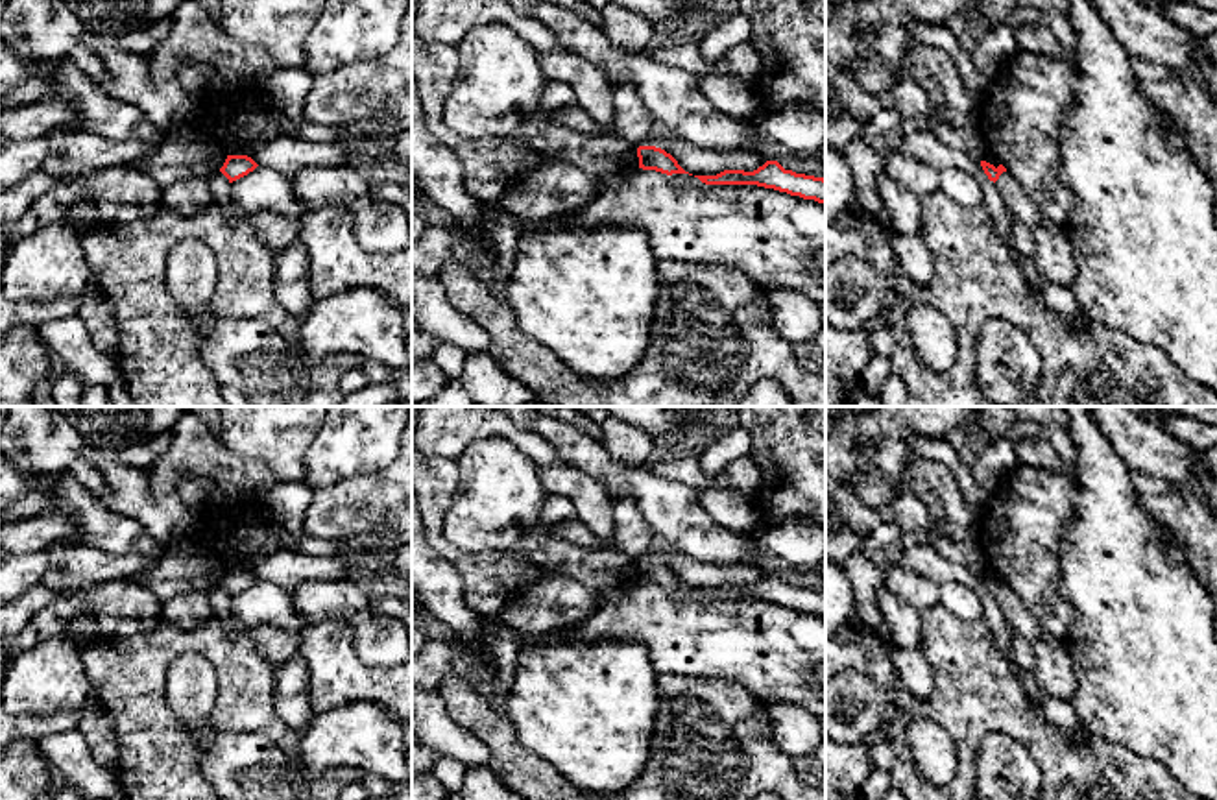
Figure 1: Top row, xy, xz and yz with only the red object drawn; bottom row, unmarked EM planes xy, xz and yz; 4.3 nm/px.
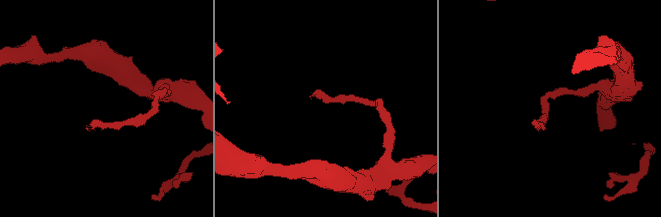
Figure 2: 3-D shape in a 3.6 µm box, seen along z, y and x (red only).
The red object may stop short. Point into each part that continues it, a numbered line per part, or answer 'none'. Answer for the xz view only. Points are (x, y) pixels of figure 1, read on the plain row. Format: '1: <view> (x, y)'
none

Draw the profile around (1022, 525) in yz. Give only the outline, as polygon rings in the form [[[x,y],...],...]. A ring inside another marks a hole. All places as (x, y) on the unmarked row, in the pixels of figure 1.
[[[1019,464],[979,510],[977,536],[986,564],[1058,641],[1067,639],[1075,621],[1073,606],[1060,593],[1064,527],[1075,503],[1077,491],[1066,469]]]

